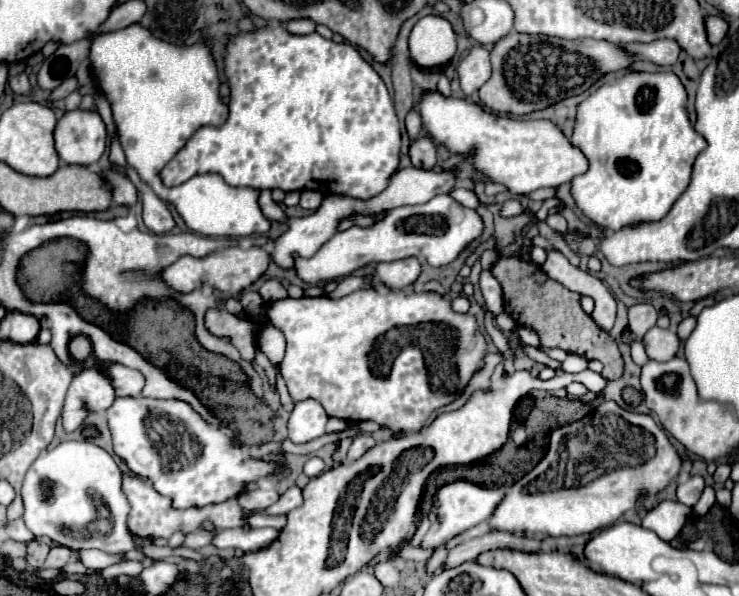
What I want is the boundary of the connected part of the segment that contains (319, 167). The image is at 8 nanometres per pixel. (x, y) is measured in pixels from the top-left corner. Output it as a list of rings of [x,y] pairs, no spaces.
[[[280,24],[260,28],[258,32],[246,32],[238,34],[230,40],[226,60],[224,60],[224,72],[230,84],[230,116],[228,122],[220,128],[214,126],[204,126],[200,128],[188,142],[186,146],[168,162],[168,166],[162,170],[162,182],[164,186],[180,186],[188,178],[196,174],[206,174],[206,172],[216,172],[220,174],[230,186],[250,186],[250,188],[282,188],[284,192],[292,190],[320,190],[322,194],[342,194],[342,196],[352,196],[352,198],[370,198],[382,192],[388,186],[390,176],[398,170],[398,156],[400,156],[400,122],[396,118],[394,124],[394,106],[388,96],[388,90],[380,76],[374,72],[374,68],[360,56],[356,48],[350,44],[334,44],[332,40],[322,38],[320,34],[308,34],[308,36],[294,36],[282,30]]]

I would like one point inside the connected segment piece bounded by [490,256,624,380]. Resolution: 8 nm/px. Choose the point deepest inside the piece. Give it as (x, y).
(535, 301)

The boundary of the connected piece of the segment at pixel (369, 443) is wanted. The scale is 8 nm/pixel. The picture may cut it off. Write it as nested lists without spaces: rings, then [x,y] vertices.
[[[360,434],[360,436],[356,436],[354,442],[352,442],[352,446],[350,446],[350,450],[348,450],[348,460],[350,460],[350,462],[358,460],[358,458],[360,458],[366,450],[370,450],[374,444],[376,444],[376,442],[374,442],[374,438],[372,438],[370,434]]]

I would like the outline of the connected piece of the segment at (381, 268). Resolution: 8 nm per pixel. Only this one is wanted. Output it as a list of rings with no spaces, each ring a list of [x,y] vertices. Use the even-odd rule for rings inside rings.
[[[404,258],[396,262],[382,262],[376,266],[376,276],[392,290],[400,290],[412,284],[420,274],[420,262],[416,258]]]

